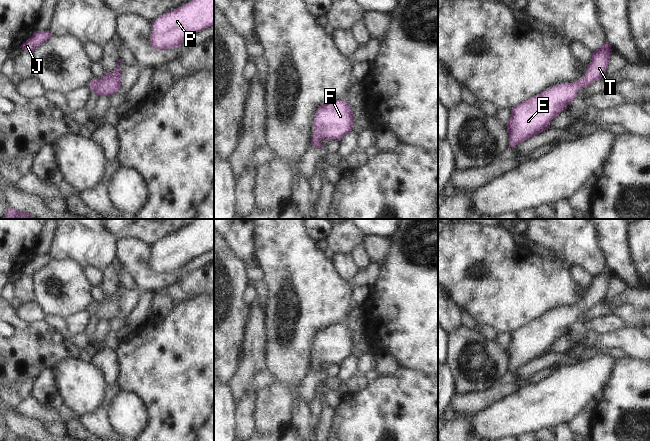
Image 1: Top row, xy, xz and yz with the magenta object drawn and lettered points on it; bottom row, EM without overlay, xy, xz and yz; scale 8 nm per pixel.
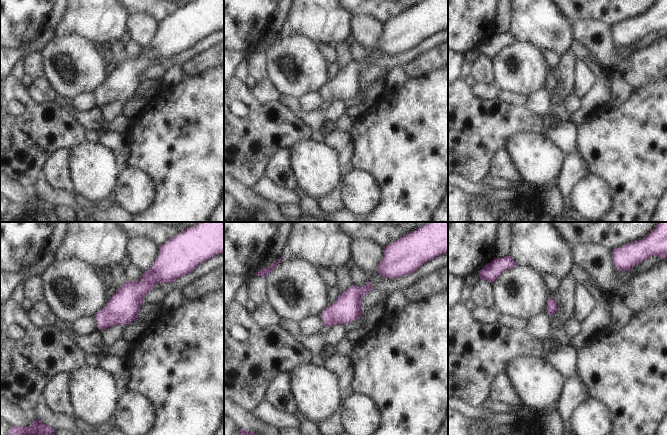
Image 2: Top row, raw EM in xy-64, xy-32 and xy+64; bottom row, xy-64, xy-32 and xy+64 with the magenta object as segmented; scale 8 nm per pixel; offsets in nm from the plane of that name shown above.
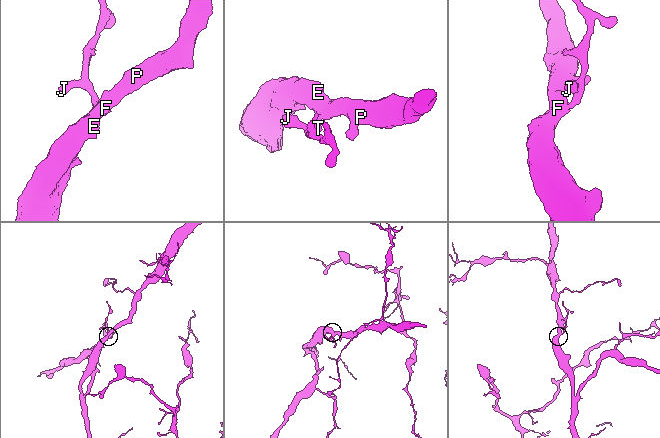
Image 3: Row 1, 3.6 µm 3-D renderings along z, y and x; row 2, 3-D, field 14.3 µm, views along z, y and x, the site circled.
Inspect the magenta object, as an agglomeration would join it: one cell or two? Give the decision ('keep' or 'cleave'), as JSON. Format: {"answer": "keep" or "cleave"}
{"answer": "keep"}

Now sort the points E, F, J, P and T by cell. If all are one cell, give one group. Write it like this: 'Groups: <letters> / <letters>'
Groups: E F J P T.

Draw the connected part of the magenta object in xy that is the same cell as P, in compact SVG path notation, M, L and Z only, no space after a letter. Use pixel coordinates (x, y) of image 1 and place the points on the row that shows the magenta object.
M191 0L152 22L150 42L156 49L181 46L195 33L214 25L214 0Z

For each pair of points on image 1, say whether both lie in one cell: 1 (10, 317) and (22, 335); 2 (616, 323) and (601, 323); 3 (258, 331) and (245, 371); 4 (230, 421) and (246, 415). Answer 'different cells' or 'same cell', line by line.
1: same cell
2: same cell
3: same cell
4: different cells

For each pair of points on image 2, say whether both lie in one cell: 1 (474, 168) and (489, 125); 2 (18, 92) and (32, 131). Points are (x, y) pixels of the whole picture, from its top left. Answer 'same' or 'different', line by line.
1: same
2: same

